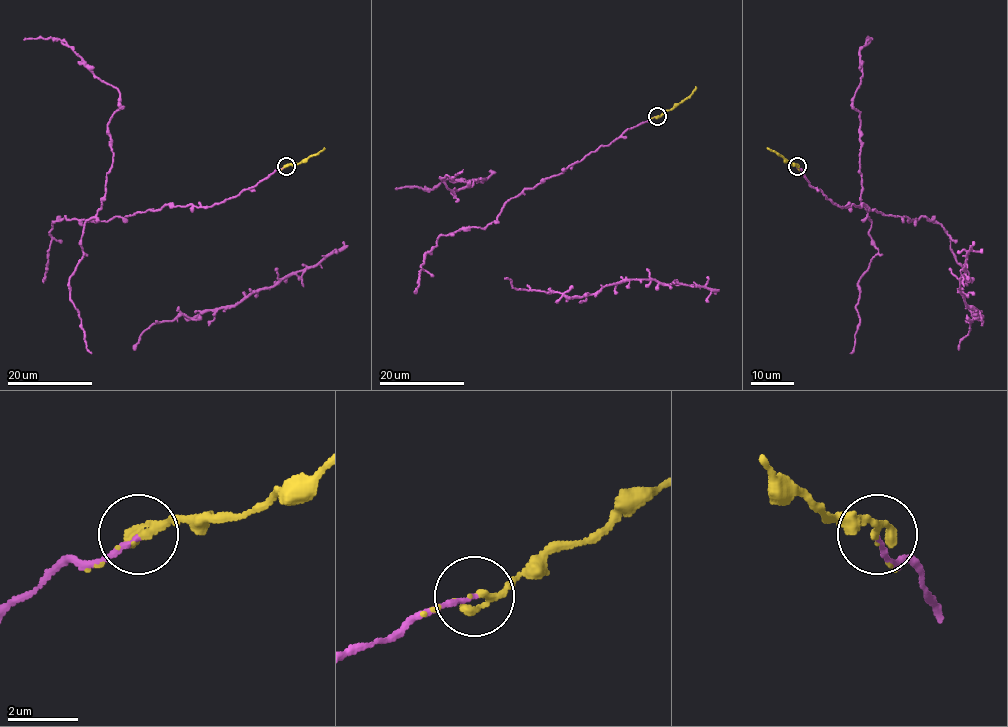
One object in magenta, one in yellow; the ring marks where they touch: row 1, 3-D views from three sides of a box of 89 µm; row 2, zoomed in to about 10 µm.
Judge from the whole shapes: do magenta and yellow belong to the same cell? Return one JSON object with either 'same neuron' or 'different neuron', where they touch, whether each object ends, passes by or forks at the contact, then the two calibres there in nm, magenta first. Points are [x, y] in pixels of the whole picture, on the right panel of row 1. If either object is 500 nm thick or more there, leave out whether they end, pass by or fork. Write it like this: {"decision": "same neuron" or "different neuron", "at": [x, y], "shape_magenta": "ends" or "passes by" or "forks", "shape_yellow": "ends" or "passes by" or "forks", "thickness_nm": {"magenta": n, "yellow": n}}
{"decision": "same neuron", "at": [797, 166], "shape_magenta": "ends", "shape_yellow": "passes by", "thickness_nm": {"magenta": 120, "yellow": 160}}

